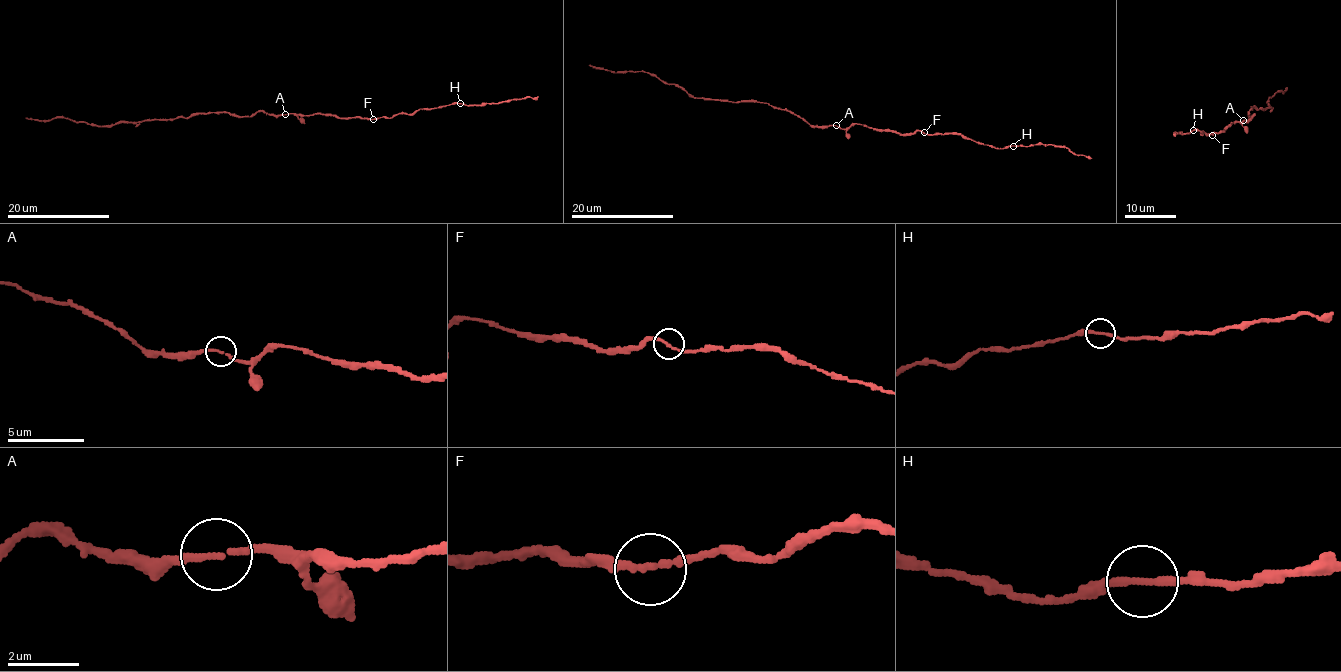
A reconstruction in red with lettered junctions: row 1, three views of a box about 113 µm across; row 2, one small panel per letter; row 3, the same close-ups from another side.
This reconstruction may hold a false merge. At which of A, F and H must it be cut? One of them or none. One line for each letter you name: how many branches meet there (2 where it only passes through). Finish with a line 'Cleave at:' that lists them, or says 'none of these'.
Cleave at: none of these

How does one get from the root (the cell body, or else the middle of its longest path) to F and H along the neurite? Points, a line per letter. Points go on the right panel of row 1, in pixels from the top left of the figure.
F: (1243, 120), (1231, 122), (1223, 131), (1212, 135)
H: (1243, 120), (1231, 122), (1223, 131), (1212, 135), (1192, 130)

